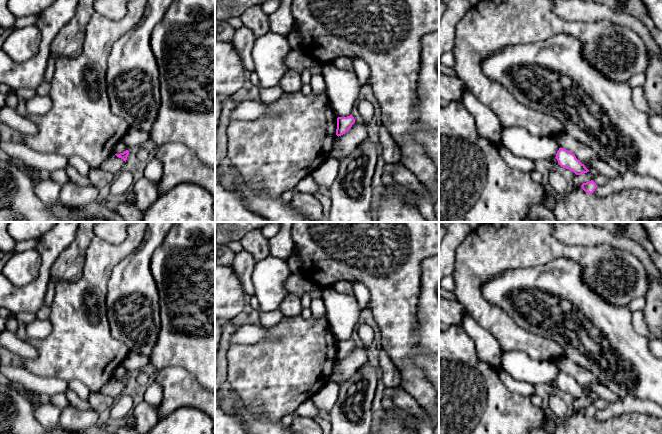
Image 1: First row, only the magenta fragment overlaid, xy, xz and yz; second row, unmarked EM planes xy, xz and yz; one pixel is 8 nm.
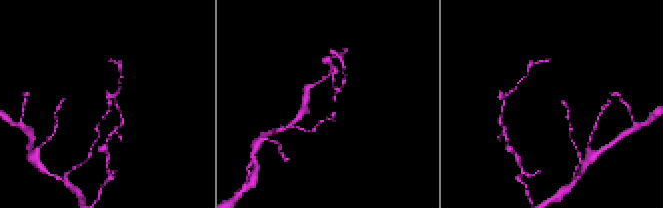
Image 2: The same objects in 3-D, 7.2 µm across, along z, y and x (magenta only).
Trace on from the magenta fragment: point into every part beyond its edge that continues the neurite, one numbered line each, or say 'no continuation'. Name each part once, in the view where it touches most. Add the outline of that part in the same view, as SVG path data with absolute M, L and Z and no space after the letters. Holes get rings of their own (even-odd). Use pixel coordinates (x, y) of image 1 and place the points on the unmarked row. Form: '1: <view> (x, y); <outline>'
no continuation

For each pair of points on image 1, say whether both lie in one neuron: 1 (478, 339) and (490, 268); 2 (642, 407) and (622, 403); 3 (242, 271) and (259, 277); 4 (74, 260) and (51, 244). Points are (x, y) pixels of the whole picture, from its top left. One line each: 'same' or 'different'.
1: different
2: same
3: different
4: different

